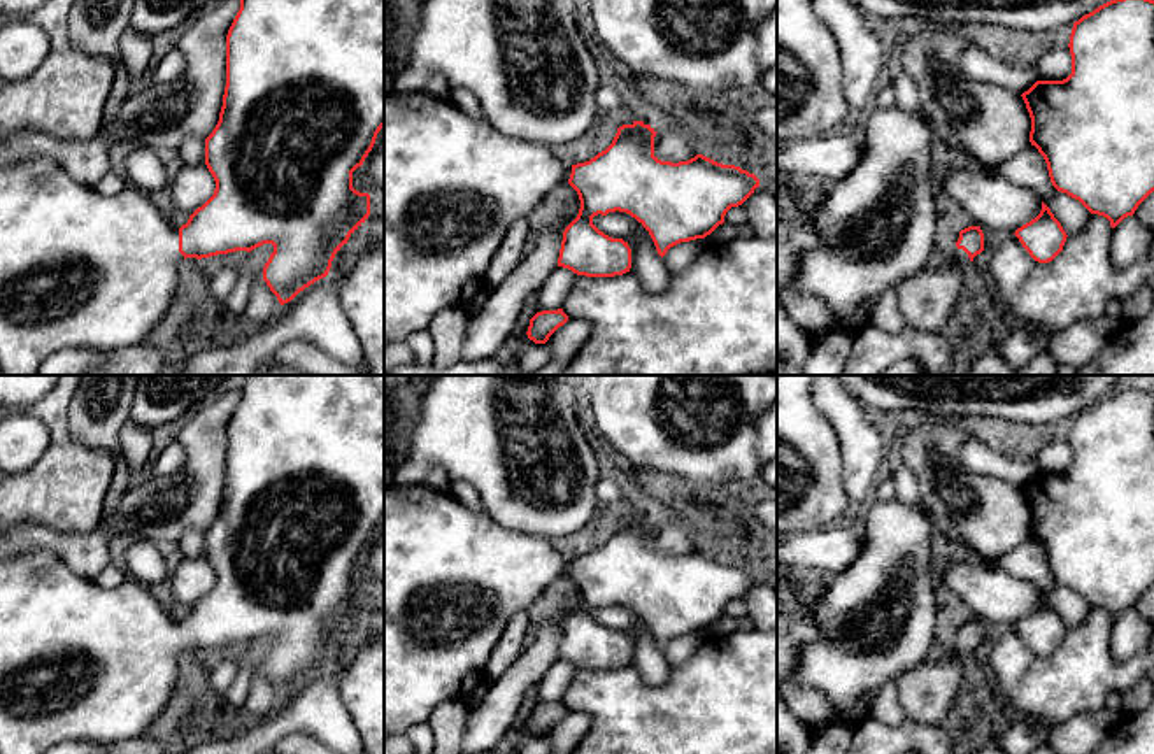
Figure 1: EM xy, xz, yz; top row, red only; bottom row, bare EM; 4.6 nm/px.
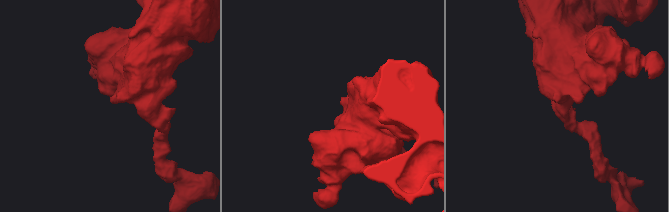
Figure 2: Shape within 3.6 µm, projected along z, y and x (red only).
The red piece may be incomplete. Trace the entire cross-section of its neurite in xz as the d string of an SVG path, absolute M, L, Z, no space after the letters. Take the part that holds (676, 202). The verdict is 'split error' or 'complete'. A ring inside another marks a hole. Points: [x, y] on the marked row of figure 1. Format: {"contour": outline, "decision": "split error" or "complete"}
{"contour": "M426 91L384 95L384 345L407 342L414 333L428 330L433 316L447 307L459 307L484 286L489 263L509 226L528 217L556 186L568 182L579 195L577 217L565 228L558 267L586 277L614 277L630 272L631 249L623 238L612 238L593 224L593 217L626 212L651 235L658 254L680 242L705 238L731 207L742 205L759 179L735 165L717 163L703 154L687 161L661 161L654 156L656 130L644 121L623 124L612 144L595 158L565 165L549 146L509 139L496 132L486 117L468 117L449 98Z", "decision": "split error"}

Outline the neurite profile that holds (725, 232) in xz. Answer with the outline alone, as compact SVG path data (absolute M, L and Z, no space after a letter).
M723 223L710 235L707 235L705 238L710 244L719 244L719 242L726 242L726 240L737 238L738 233L740 233L740 226L738 224Z

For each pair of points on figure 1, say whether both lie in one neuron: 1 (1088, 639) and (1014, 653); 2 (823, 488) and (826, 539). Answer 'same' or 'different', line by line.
1: same
2: different

